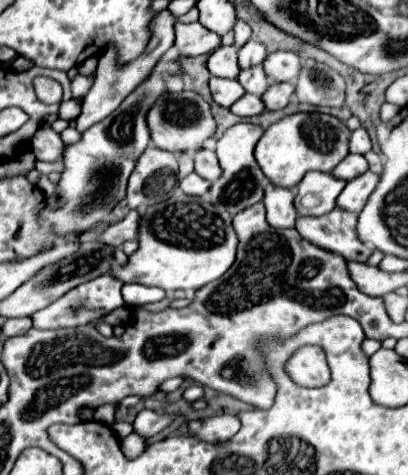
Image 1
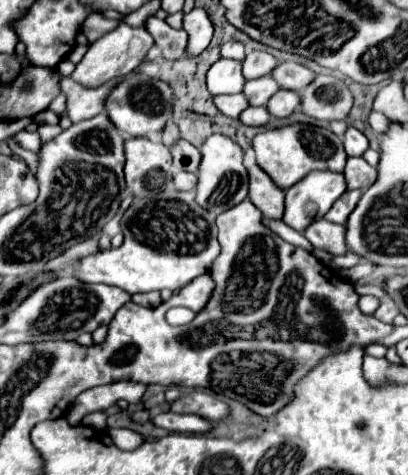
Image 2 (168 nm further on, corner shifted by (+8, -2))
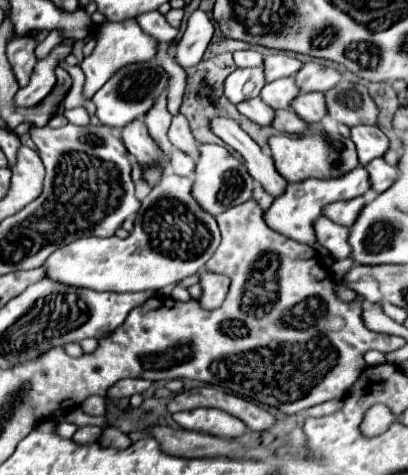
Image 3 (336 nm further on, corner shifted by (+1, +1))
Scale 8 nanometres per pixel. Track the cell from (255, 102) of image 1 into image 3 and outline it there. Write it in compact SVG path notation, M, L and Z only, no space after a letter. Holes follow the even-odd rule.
M283 109L283 111L275 111L273 123L271 127L275 127L281 133L307 133L307 123L297 117L291 109Z

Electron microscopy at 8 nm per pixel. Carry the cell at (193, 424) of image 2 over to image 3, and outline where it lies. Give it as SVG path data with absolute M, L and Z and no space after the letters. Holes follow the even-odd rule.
M199 407L199 409L191 409L191 411L179 411L179 413L173 414L172 418L183 429L209 433L215 437L233 439L233 437L239 437L245 433L245 425L221 409Z

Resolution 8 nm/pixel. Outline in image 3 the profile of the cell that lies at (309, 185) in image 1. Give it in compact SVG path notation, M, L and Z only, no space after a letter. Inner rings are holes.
M357 167L353 171L349 171L347 175L341 175L337 179L305 179L299 183L289 183L287 191L273 201L273 205L269 207L269 211L265 213L265 221L267 225L271 225L271 229L283 233L285 237L291 237L299 243L307 243L311 247L315 247L315 251L319 251L319 257L329 255L327 249L323 249L315 237L315 221L323 215L323 207L335 201L347 201L353 197L363 195L365 191L369 191L369 183L367 183L367 171L363 167Z

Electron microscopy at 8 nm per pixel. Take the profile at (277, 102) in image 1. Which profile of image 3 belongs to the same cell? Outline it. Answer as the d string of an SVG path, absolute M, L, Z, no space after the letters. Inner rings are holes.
M301 93L291 101L291 109L307 123L317 123L327 113L323 93Z

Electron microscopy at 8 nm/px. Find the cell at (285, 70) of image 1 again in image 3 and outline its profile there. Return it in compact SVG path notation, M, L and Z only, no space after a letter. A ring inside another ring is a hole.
M305 63L295 75L295 83L301 89L301 93L309 93L309 91L325 93L331 87L335 87L335 83L339 81L341 81L341 73L335 67L327 67L319 63Z

